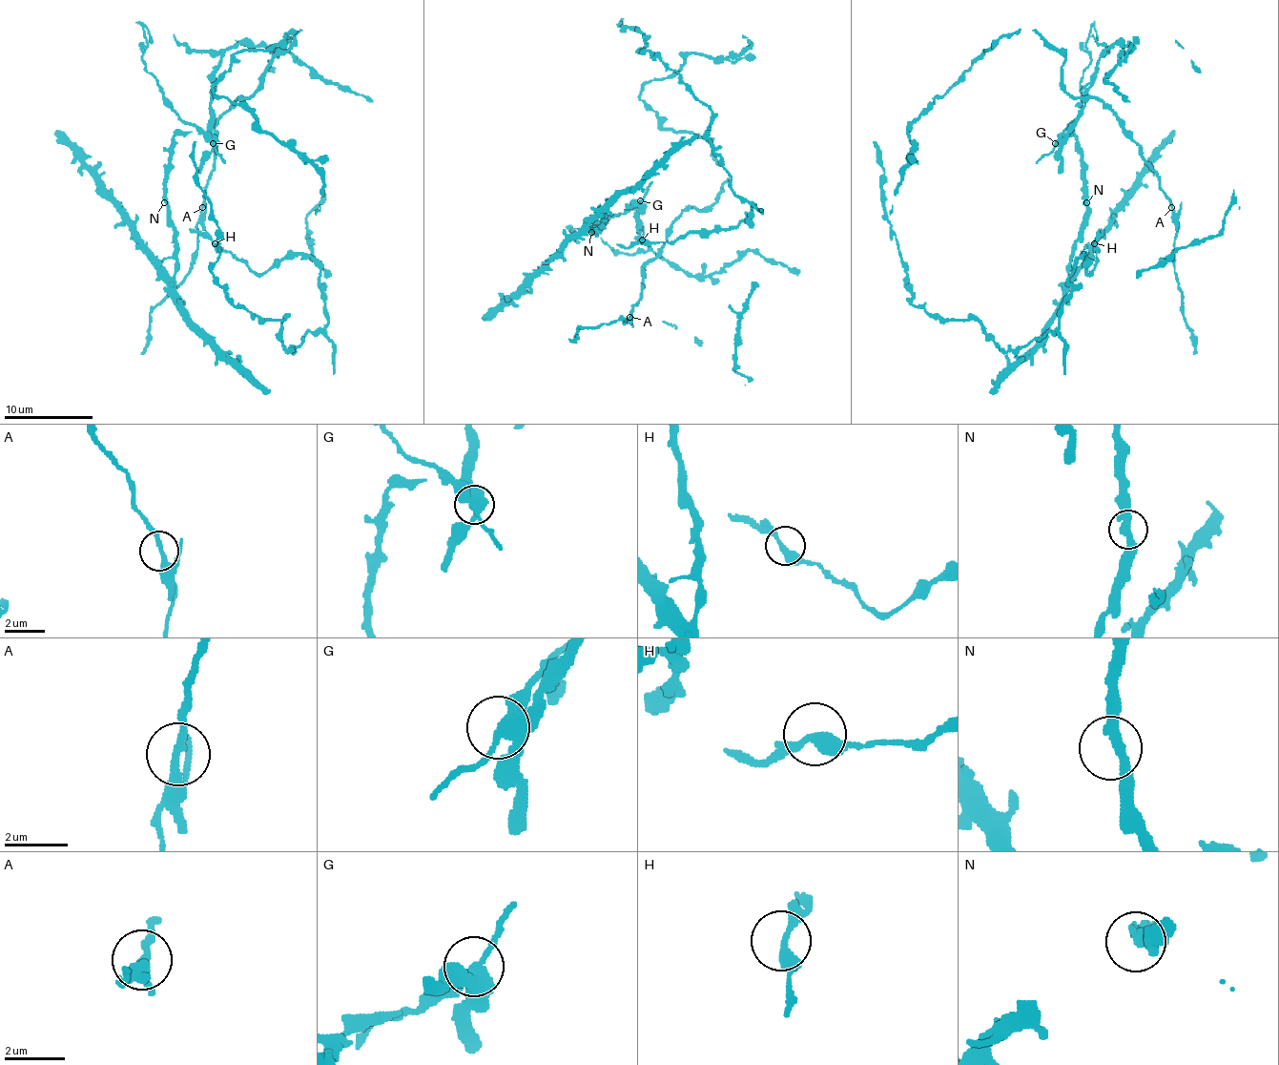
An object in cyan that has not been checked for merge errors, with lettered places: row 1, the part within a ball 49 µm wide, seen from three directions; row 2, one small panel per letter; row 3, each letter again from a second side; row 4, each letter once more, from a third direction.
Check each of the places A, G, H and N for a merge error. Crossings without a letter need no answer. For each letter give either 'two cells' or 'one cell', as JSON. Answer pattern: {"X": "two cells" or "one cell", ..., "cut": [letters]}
{"A": "one cell", "G": "two cells", "H": "one cell", "N": "one cell", "cut": ["G"]}

